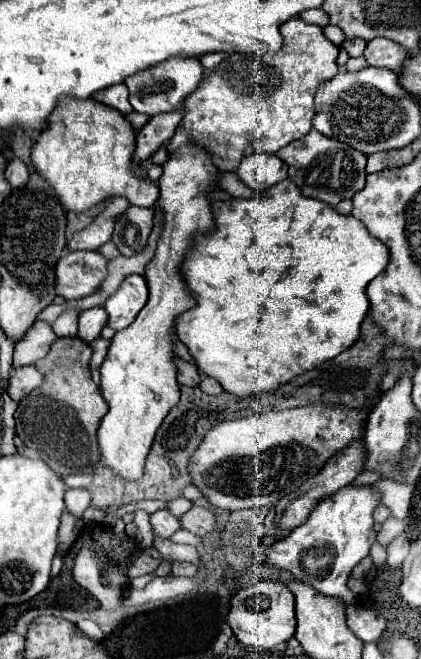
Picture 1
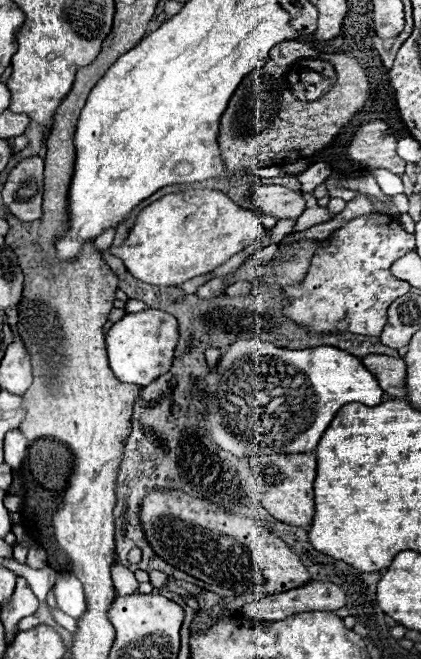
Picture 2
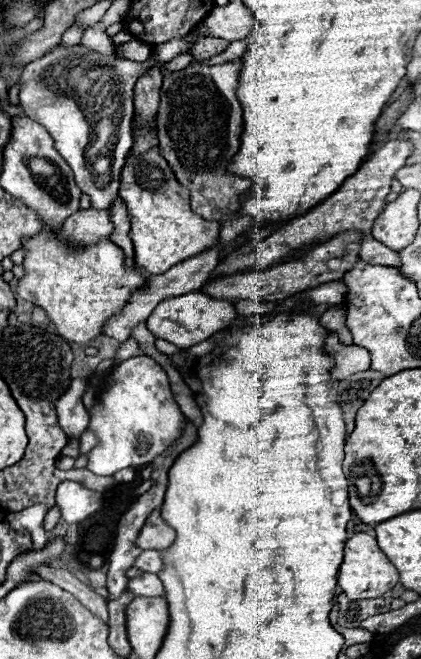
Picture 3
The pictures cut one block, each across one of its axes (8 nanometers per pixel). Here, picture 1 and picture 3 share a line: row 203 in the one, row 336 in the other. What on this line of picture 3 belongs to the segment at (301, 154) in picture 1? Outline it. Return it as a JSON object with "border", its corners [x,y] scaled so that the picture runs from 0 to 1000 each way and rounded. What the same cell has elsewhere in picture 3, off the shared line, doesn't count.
{"border":[[[779,504],[774,537],[784,537],[798,549],[798,555],[784,561],[784,571],[793,577],[817,577],[817,574],[831,574],[831,571],[879,558],[879,537],[869,537],[869,531],[860,531],[860,525],[812,522],[803,516],[803,504]]]}

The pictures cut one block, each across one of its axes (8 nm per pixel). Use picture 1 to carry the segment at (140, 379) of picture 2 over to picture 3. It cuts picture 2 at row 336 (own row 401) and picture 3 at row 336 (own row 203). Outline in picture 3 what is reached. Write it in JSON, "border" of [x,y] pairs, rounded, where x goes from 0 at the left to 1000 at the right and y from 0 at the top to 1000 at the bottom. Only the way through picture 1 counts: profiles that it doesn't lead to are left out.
{"border":[[[447,443],[432,449],[413,449],[390,455],[385,461],[375,461],[361,476],[347,486],[352,501],[385,516],[423,525],[423,528],[451,528],[461,522],[475,522],[480,516],[499,513],[504,507],[532,501],[537,495],[551,492],[551,486],[561,483],[561,467],[551,458],[542,455],[513,455],[485,443]]]}

